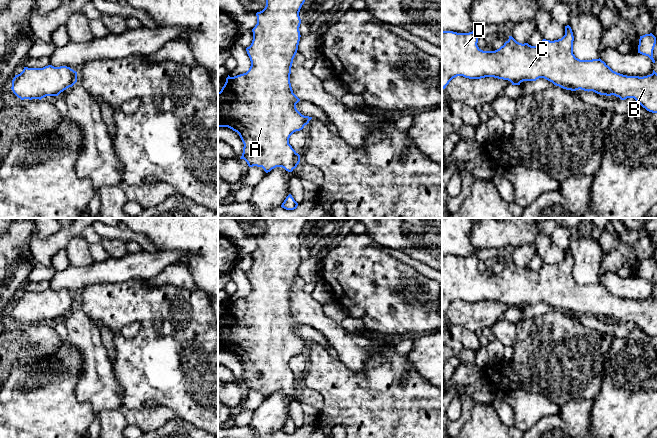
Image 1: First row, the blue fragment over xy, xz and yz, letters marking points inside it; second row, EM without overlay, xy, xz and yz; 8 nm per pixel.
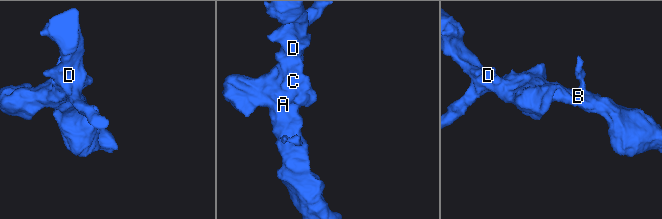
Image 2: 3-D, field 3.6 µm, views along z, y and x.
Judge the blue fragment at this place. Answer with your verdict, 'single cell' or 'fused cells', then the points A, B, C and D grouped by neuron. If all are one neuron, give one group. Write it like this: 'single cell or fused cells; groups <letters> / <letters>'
single cell; groups A B C D

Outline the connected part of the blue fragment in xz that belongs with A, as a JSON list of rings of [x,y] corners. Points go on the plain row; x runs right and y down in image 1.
[[[266,218],[266,230],[262,235],[256,237],[257,248],[252,253],[253,264],[251,269],[246,272],[247,278],[251,285],[251,290],[246,297],[234,301],[230,301],[228,299],[224,310],[222,311],[221,315],[218,316],[218,351],[228,351],[237,356],[244,368],[243,377],[240,383],[244,383],[249,391],[262,391],[266,397],[270,396],[276,391],[282,391],[288,396],[292,396],[297,391],[300,386],[300,379],[289,368],[289,362],[294,356],[302,354],[304,350],[307,349],[312,343],[312,341],[304,340],[297,334],[296,328],[300,325],[300,323],[293,317],[290,307],[291,291],[293,283],[297,277],[301,261],[299,255],[301,248],[299,236],[307,220],[308,218]]]

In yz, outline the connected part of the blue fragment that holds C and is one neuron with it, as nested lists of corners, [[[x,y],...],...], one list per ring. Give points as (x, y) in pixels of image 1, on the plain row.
[[[569,249],[565,250],[565,259],[558,264],[543,263],[537,270],[519,267],[512,260],[495,275],[483,275],[478,267],[477,255],[457,257],[442,254],[442,312],[449,306],[463,300],[469,303],[494,301],[508,304],[512,309],[523,305],[536,305],[544,302],[566,314],[593,315],[600,319],[619,321],[621,324],[634,322],[643,332],[657,337],[657,297],[647,300],[627,300],[613,295],[599,283],[580,284],[573,278],[574,260]]]

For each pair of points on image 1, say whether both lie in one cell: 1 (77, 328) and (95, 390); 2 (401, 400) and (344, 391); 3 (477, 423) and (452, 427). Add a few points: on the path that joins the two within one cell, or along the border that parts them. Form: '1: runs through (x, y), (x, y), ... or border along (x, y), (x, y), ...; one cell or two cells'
1: runs through (89, 343), (95, 356), (95, 375); one cell
2: runs through (387, 400), (358, 400); one cell
3: border along (475, 404), (470, 411), (469, 419), (461, 427); two cells

